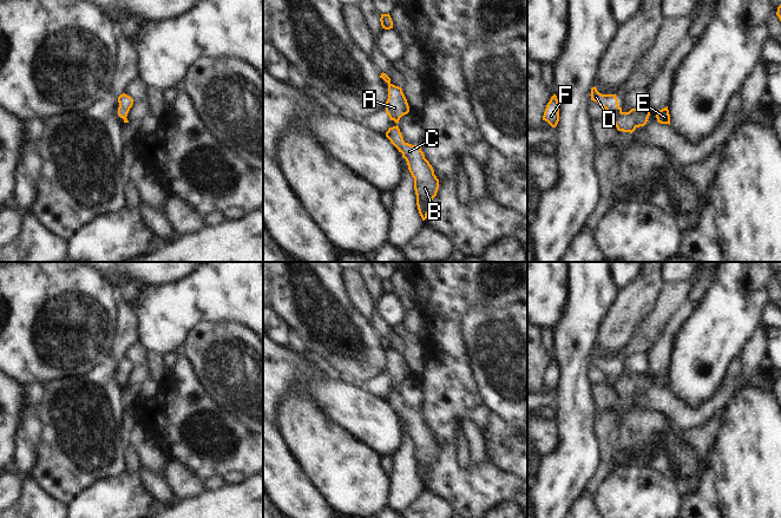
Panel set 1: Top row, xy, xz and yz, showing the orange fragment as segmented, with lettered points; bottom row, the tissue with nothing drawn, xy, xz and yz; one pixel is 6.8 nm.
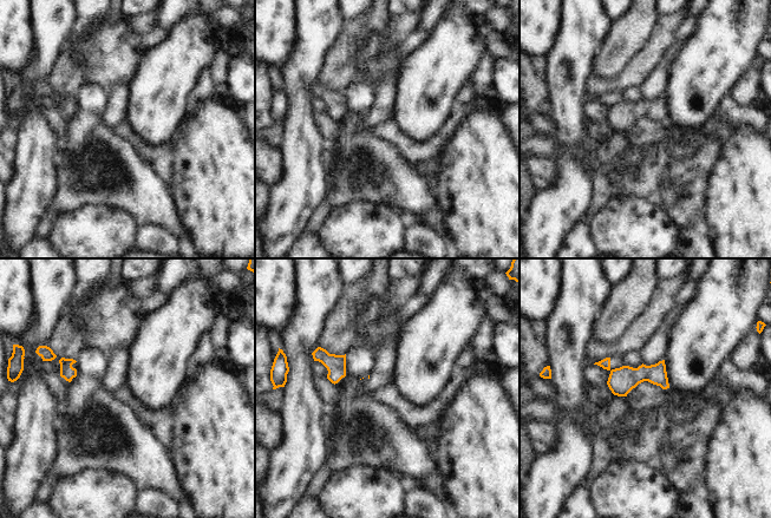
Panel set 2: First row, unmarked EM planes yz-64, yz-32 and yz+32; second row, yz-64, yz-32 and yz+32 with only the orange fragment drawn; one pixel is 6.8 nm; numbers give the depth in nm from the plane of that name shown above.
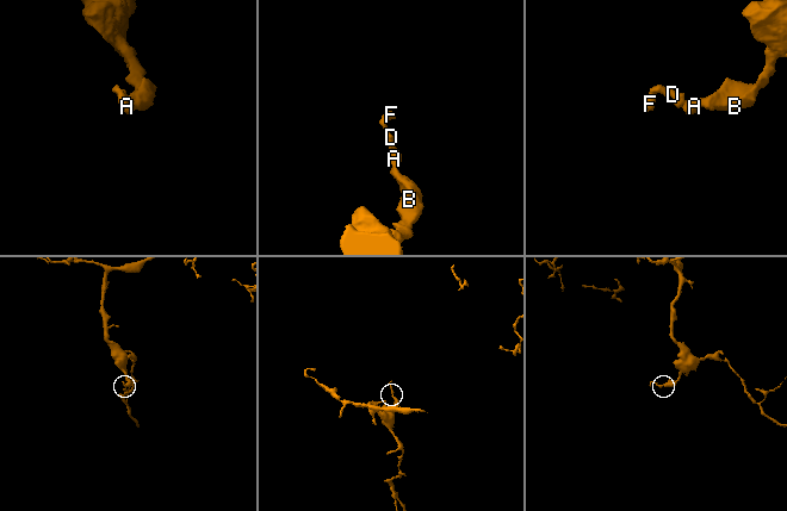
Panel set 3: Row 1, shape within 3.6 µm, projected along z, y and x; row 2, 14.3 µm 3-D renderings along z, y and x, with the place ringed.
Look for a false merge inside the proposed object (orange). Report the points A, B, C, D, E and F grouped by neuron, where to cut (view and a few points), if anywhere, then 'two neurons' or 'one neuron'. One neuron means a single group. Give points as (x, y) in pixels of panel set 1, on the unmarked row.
A B C E / D F | yz (621, 374), (612, 385) | two neurons

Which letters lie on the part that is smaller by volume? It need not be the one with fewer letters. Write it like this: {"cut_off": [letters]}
{"cut_off": ["D", "F"]}

